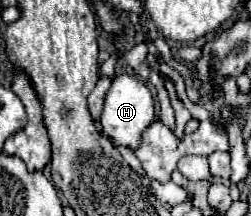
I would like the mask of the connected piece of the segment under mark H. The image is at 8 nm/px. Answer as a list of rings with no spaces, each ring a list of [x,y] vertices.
[[[119,74],[113,78],[111,88],[107,92],[103,112],[101,112],[101,126],[103,126],[103,136],[113,142],[113,146],[125,146],[129,150],[137,150],[141,146],[141,136],[145,128],[153,122],[153,98],[149,88],[135,76],[131,74]]]

